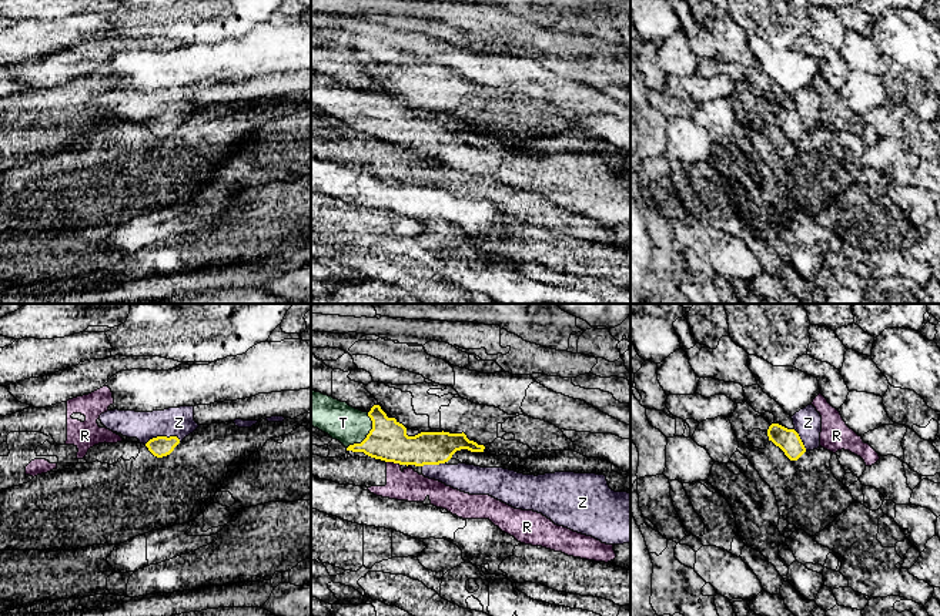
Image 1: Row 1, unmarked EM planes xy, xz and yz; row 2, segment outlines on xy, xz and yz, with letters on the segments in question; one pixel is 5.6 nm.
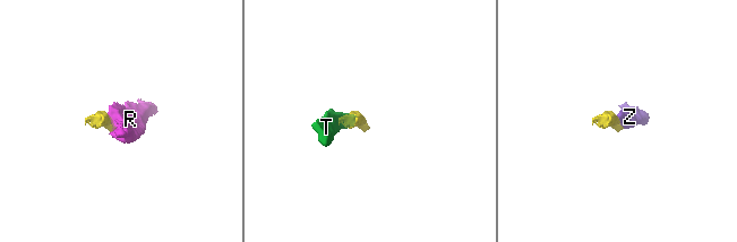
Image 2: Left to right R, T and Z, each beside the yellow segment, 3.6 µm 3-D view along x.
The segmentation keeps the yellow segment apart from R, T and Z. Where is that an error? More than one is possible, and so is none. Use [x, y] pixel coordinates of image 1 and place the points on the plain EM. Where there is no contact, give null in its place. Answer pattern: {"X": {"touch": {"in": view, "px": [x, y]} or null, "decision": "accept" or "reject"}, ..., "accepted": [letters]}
{"R": {"touch": {"in": "xz", "px": [394, 143]}, "decision": "reject"}, "T": {"touch": {"in": "xz", "px": [368, 114]}, "decision": "accept"}, "Z": {"touch": {"in": "xy", "px": [161, 117]}, "decision": "accept"}, "accepted": ["T", "Z"]}

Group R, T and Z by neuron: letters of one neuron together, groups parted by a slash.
R / T Z

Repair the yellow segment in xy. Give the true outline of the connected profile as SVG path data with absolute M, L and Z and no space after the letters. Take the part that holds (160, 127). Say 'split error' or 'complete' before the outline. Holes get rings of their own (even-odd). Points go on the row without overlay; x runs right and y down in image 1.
complete; M157 117L150 120L145 124L145 127L154 137L163 138L170 135L178 124L180 124L180 120L177 117L170 117L170 118Z

